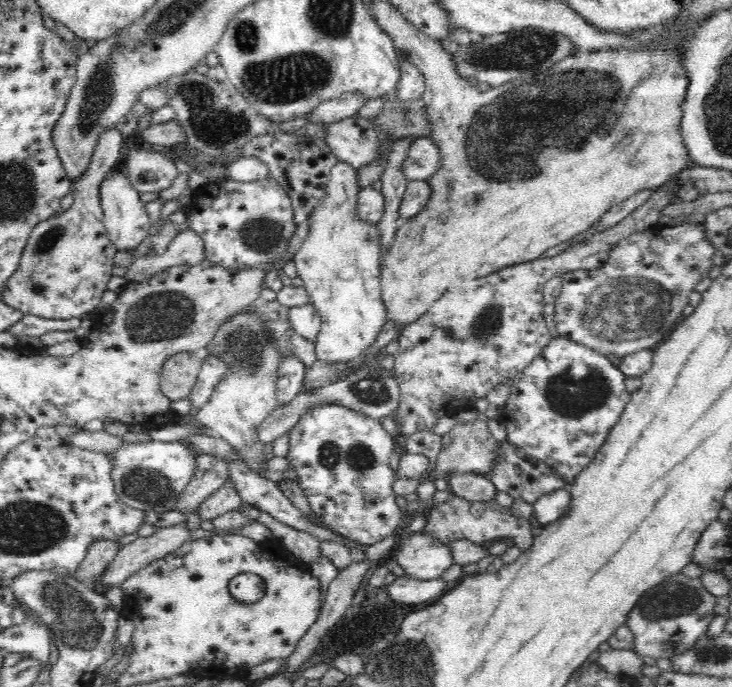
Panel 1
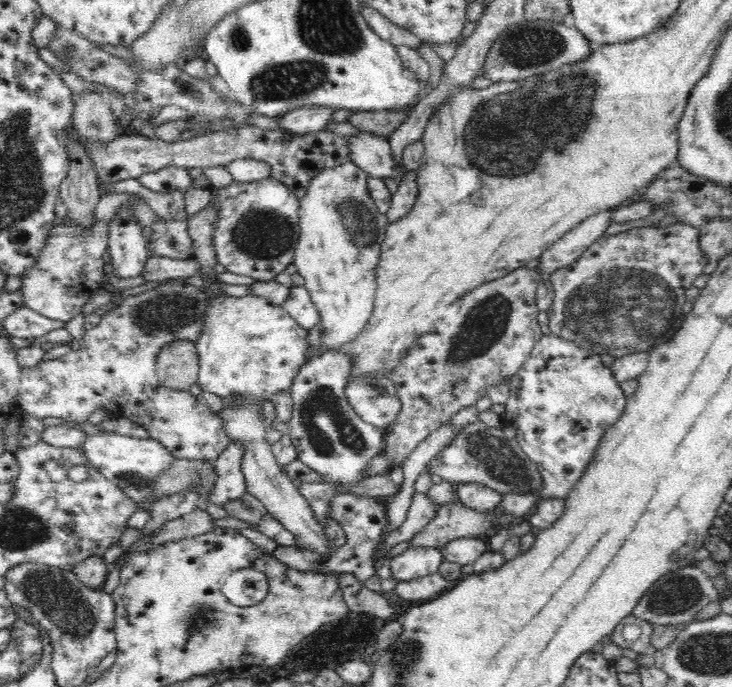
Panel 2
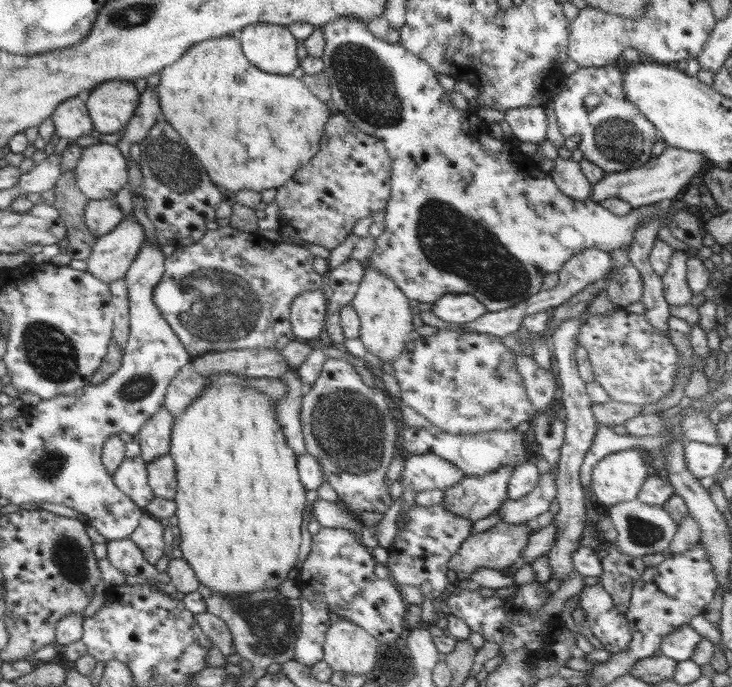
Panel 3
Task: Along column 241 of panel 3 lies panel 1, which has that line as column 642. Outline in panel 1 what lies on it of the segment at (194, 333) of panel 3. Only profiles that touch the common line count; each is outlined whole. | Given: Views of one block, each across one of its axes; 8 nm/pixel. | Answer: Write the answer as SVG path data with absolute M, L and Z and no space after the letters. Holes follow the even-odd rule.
M682 223L671 227L665 226L652 226L649 229L635 232L626 238L623 238L620 242L617 242L609 250L609 256L606 262L603 262L602 266L594 267L593 269L578 269L570 271L569 273L561 274L563 288L559 297L556 299L556 315L554 321L557 327L559 337L574 341L581 346L586 346L598 354L602 354L606 357L626 357L631 353L639 352L645 349L654 349L662 342L665 342L670 334L677 328L677 324L684 317L682 315L683 310L689 306L689 294L694 291L694 287L702 278L708 276L708 271L712 268L712 256L716 254L716 249L709 243L708 237L705 233L703 225L696 223Z

